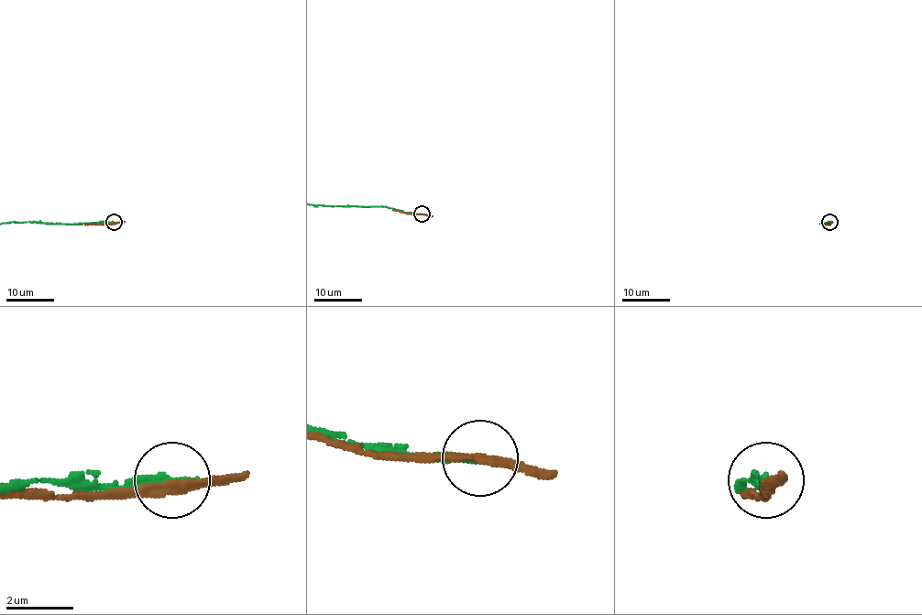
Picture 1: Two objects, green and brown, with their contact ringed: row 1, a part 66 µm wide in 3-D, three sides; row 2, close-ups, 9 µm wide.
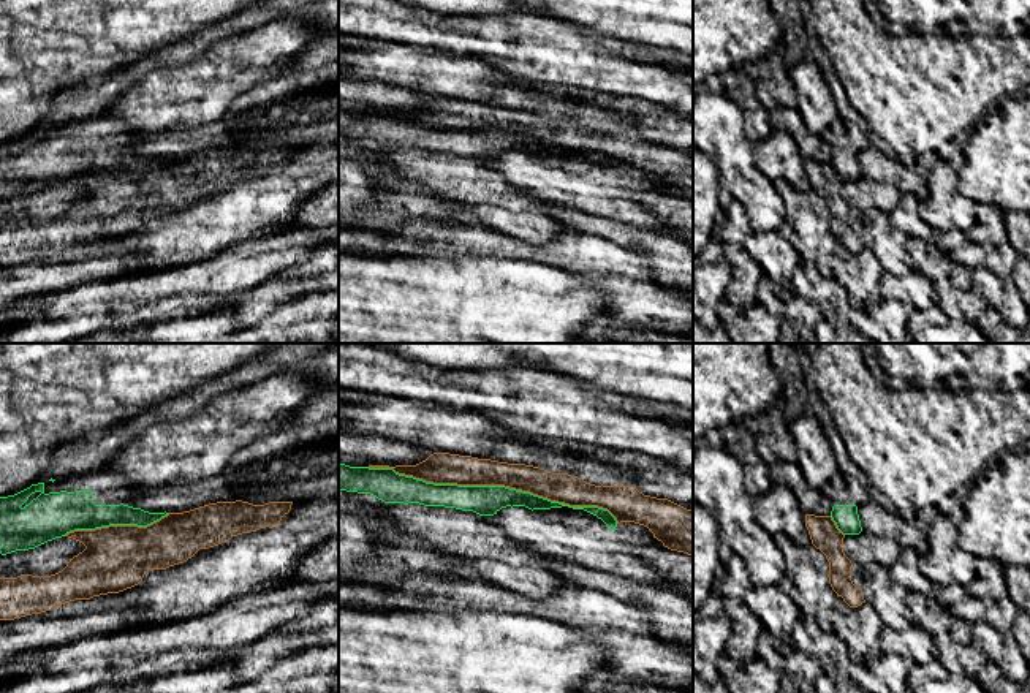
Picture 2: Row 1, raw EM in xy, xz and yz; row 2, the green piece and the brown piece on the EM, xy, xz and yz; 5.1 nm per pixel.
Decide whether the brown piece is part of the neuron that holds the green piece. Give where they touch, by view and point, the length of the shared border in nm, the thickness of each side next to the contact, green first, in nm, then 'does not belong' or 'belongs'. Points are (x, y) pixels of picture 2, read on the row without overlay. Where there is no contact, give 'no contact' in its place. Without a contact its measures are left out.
meets green in xz at (494, 132); contact 1300 nm long; 160 nm thick on the green side, 160 nm on the other; does not belong

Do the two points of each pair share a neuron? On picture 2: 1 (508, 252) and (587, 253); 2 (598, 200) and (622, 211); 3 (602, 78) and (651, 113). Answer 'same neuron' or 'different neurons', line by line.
1: same neuron
2: same neuron
3: different neurons

